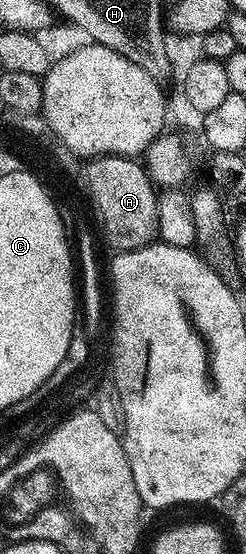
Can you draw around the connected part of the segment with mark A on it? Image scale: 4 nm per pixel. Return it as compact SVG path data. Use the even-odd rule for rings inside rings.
M103 155L87 160L84 170L88 187L98 197L96 221L102 224L111 250L139 249L151 244L158 232L158 193L145 164L133 157Z

